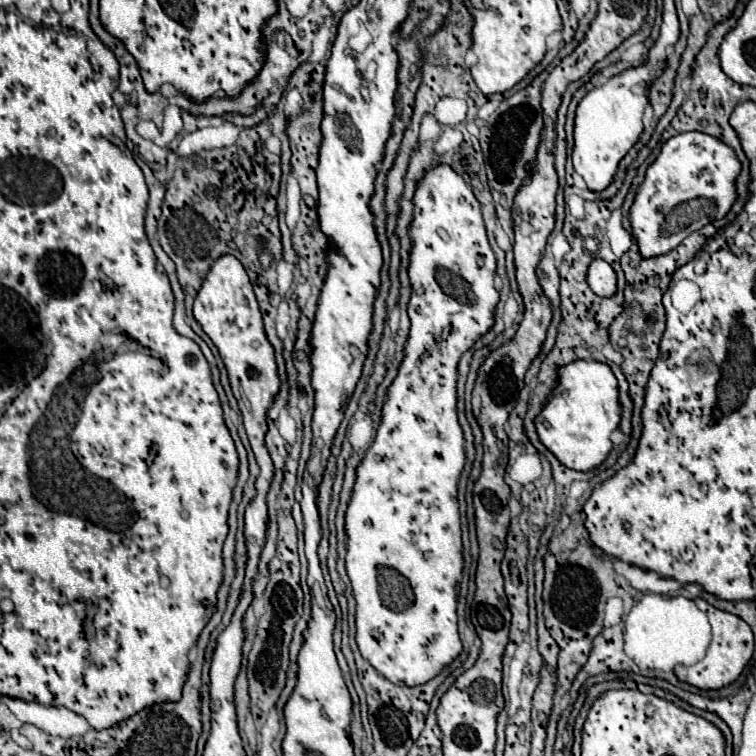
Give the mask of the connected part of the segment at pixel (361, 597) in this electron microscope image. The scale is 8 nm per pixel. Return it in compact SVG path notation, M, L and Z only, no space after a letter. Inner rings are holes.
M437 164L435 168L429 168L423 178L417 182L415 194L413 194L413 222L409 224L409 238L411 238L411 252L409 252L409 282L411 282L411 298L407 304L407 314L411 320L409 338L403 348L403 362L399 364L397 376L391 382L387 390L387 400L381 410L381 424L377 428L377 436L359 462L355 470L355 484L351 492L351 500L345 512L345 534L347 534L347 558L345 568L347 576L353 586L353 598L357 602L355 612L355 624L357 624L357 646L361 650L361 656L389 682L403 682L405 686L419 686L427 680L431 680L439 670L443 670L449 662L453 662L461 652L461 640L457 634L457 584L461 580L463 570L463 556L461 556L461 528L459 528L459 504L457 504L457 480L461 476L461 470L465 466L465 450L463 450L463 430L457 422L457 362L465 350L469 350L479 336L483 336L493 326L493 310L499 302L499 292L493 286L495 278L495 254L487 242L481 208L479 202L471 190L471 186L447 164Z

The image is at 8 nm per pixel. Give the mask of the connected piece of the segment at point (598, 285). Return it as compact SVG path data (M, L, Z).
M595 258L587 270L587 284L595 294L611 296L615 294L615 288L617 288L617 276L605 260Z

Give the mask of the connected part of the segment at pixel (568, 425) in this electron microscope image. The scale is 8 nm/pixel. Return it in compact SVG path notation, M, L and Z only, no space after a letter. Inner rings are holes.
M573 360L565 366L557 368L557 386L553 388L555 394L569 394L569 406L543 406L543 412L535 418L535 428L539 440L545 444L549 452L555 454L555 458L565 464L571 470L591 470L599 466L609 450L613 448L609 436L611 432L619 426L621 410L619 410L619 400L617 400L617 380L607 364L595 362L595 360Z

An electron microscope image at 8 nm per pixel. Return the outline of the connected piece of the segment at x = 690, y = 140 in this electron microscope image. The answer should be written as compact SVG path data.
M683 132L669 138L655 162L649 164L629 210L641 258L663 256L679 246L687 234L723 218L735 202L735 178L739 170L741 164L735 152L709 134Z

